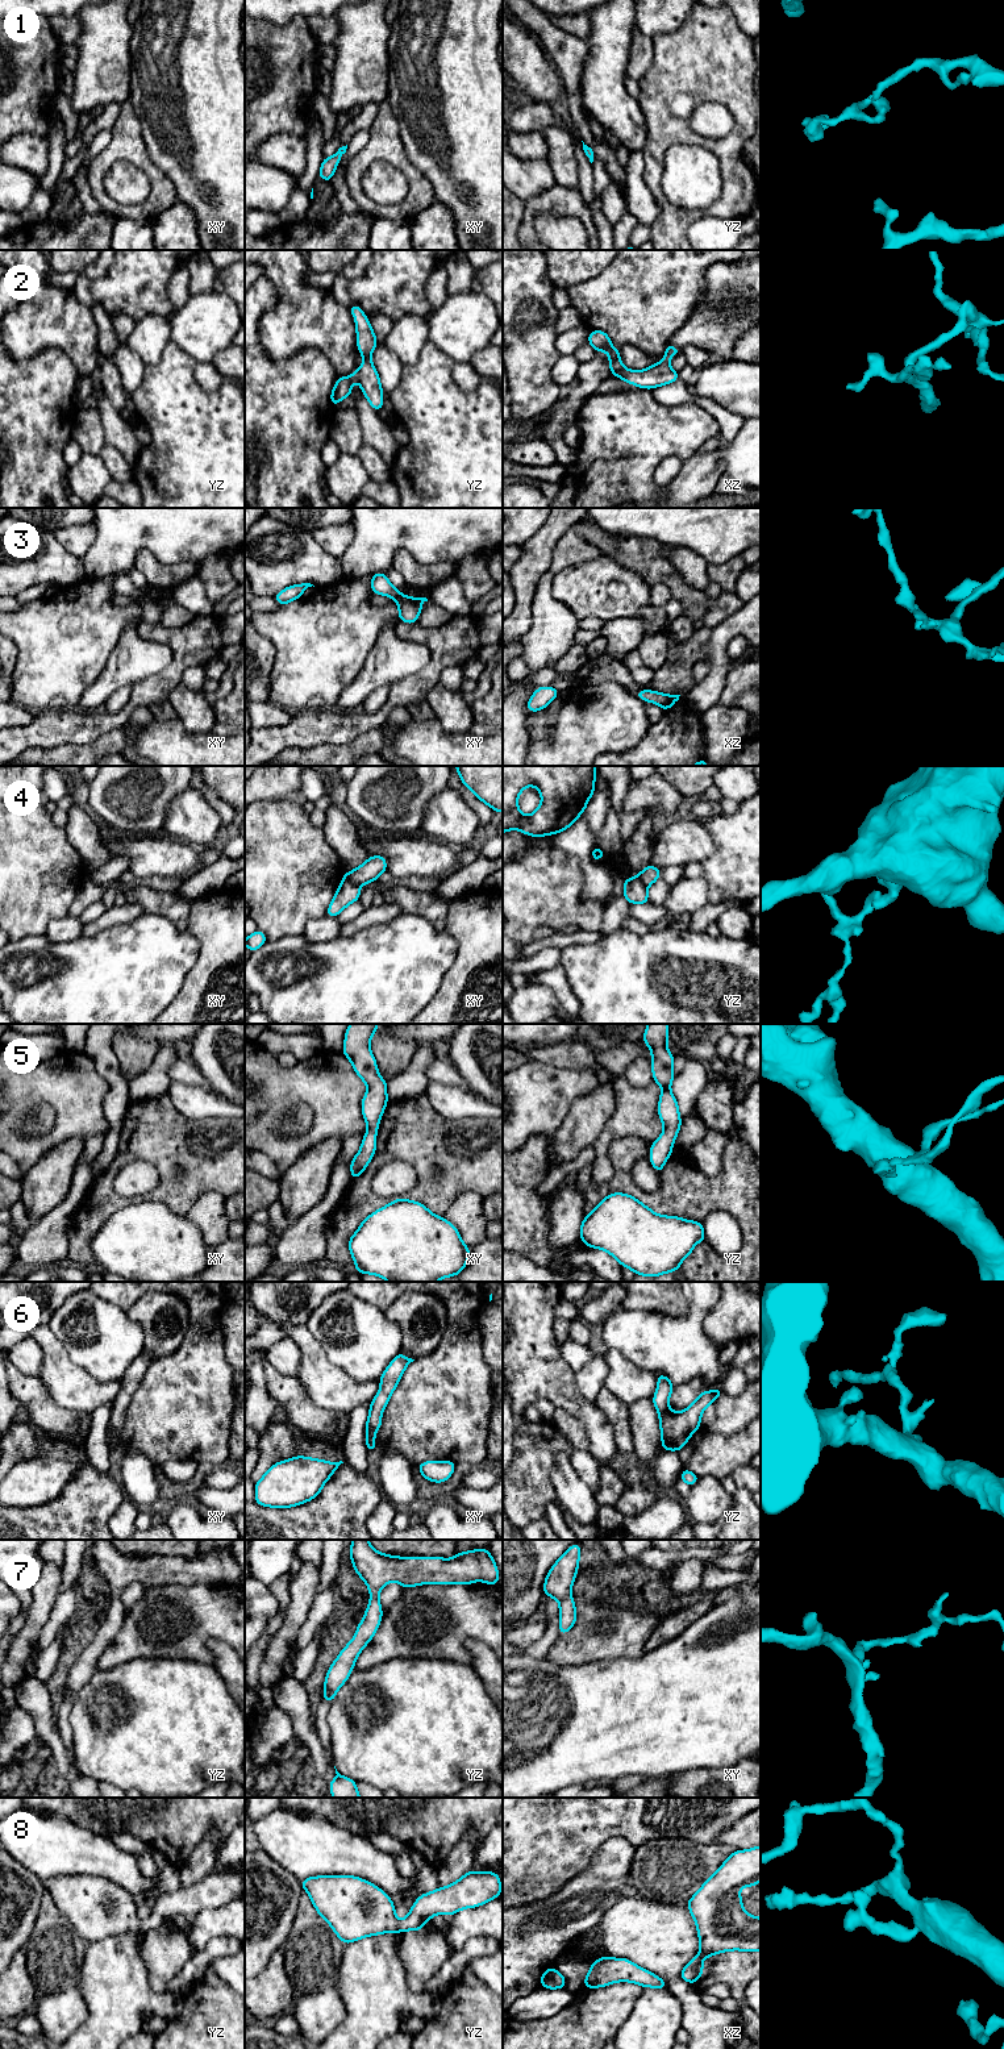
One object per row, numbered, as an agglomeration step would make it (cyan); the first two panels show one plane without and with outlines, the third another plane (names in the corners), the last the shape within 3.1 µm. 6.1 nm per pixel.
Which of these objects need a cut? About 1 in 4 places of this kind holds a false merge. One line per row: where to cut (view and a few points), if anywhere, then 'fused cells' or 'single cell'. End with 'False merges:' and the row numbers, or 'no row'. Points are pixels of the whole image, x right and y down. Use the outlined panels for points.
1: no cut; single cell
2: no cut; single cell
3: no cut; single cell
4: cut in xy along (344, 877), (358, 886); fused cells
5: no cut; single cell
6: no cut; single cell
7: no cut; single cell
8: no cut; single cell
False merges: 4

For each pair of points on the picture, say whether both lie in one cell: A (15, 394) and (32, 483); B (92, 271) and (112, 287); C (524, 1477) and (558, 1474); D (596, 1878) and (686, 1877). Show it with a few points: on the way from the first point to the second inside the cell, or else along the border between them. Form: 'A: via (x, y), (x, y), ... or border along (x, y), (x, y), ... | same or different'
A: via (15, 416), (15, 461) | same
B: border along (111, 263), (96, 278), (88, 279), (83, 274) | different
C: border along (565, 1452), (557, 1457), (550, 1471), (557, 1502) | different
D: border along (636, 1848), (625, 1883) | different

